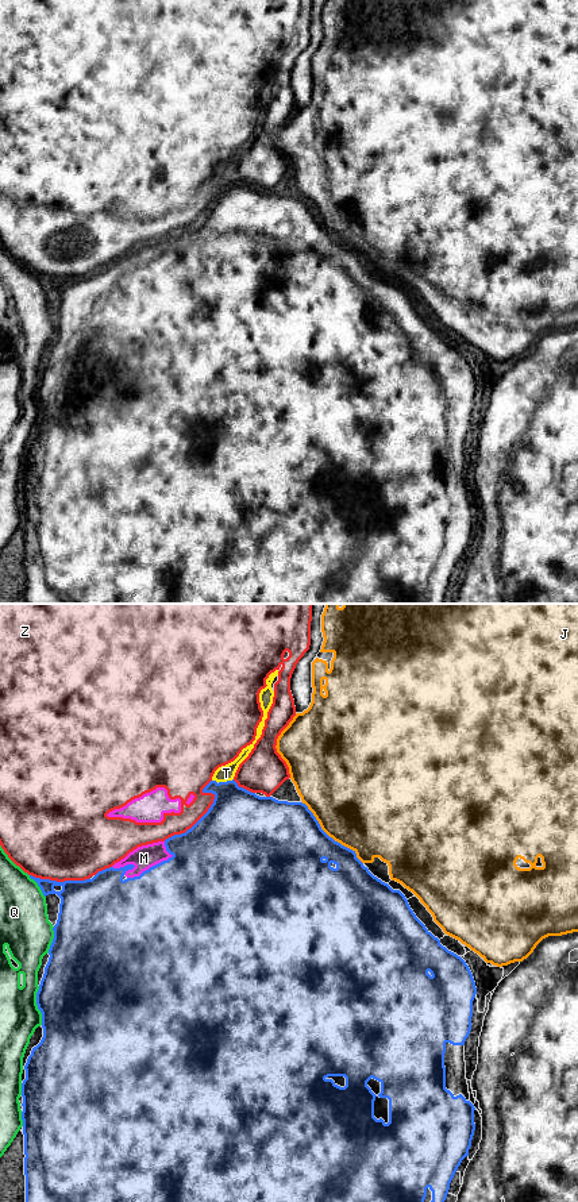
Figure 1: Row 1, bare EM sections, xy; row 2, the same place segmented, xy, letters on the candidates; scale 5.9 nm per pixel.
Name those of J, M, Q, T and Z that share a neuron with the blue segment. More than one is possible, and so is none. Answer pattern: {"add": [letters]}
{"add": []}

